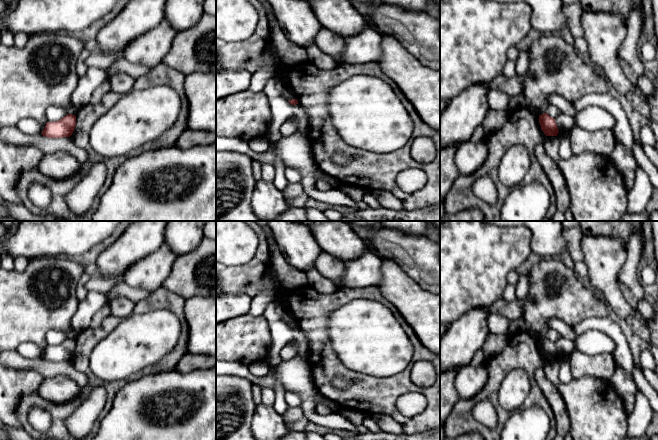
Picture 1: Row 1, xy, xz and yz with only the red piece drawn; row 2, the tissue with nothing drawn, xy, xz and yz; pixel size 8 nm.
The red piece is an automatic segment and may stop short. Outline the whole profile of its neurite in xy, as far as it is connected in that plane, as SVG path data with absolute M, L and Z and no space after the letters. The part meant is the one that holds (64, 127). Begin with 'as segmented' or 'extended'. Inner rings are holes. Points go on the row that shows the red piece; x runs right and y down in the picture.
as segmented; M68 114L59 121L47 122L42 135L48 138L70 137L76 126L76 116Z

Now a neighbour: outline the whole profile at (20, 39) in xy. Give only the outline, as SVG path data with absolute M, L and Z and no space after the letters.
M18 33L14 36L14 45L23 47L28 42L29 36L25 33Z

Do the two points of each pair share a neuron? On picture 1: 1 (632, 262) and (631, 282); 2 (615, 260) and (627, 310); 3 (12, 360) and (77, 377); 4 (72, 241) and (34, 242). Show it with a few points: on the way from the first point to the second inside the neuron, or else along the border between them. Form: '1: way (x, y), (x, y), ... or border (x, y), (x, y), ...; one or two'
1: way (631, 267), (631, 277); one
2: way (612, 272), (612, 295), (615, 298); one
3: way (28, 364), (38, 364), (47, 369), (61, 369); one
4: way (63, 241), (43, 241); one

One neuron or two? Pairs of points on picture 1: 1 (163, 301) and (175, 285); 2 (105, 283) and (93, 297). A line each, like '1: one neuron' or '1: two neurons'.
1: two neurons
2: two neurons

